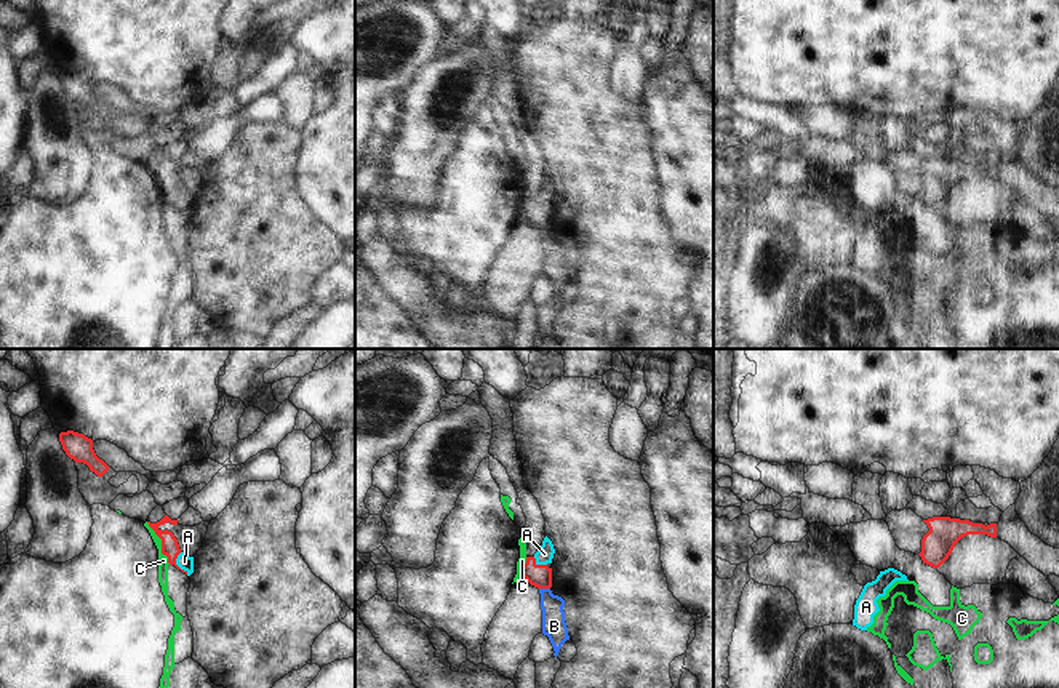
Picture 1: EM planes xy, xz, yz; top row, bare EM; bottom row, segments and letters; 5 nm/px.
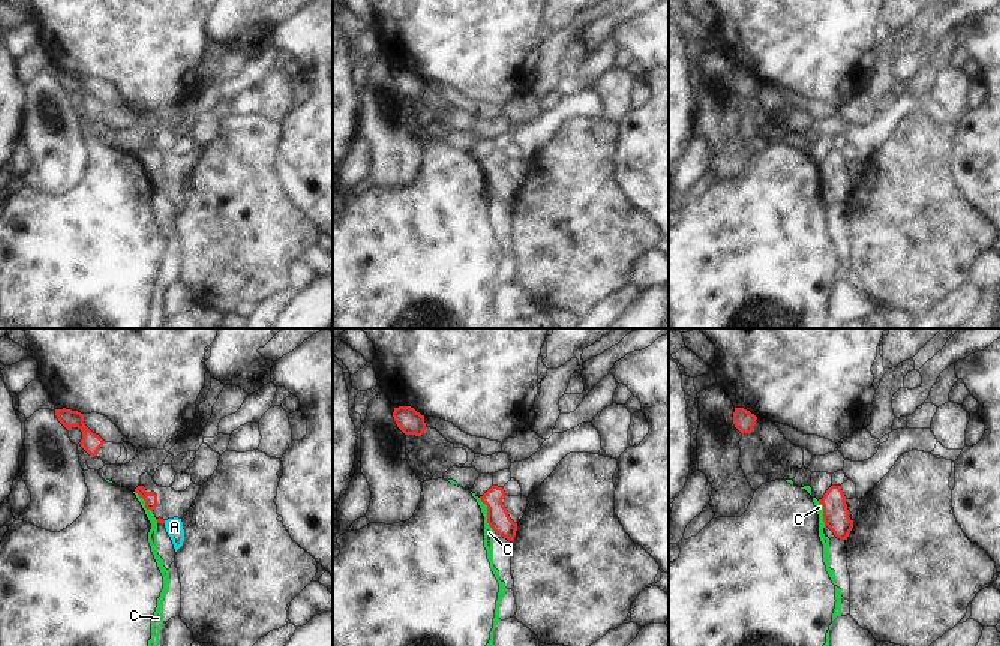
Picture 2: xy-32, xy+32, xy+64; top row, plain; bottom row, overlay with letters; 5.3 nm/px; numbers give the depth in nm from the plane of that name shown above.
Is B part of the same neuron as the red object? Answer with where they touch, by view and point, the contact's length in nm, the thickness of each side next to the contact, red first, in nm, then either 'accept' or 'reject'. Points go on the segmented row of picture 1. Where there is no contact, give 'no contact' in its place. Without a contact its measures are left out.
xz (544, 588) | 60 nm | 120/120 nm | reject

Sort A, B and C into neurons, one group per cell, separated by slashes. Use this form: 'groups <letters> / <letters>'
groups A / B / C

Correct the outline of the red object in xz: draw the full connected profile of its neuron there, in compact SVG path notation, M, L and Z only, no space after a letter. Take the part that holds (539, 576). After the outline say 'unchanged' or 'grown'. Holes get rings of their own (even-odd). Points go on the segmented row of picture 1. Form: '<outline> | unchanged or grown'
M545 536L542 546L533 557L526 557L526 563L522 566L522 578L525 578L531 586L537 589L552 587L552 568L547 565L552 563L555 549L552 541Z | grown

